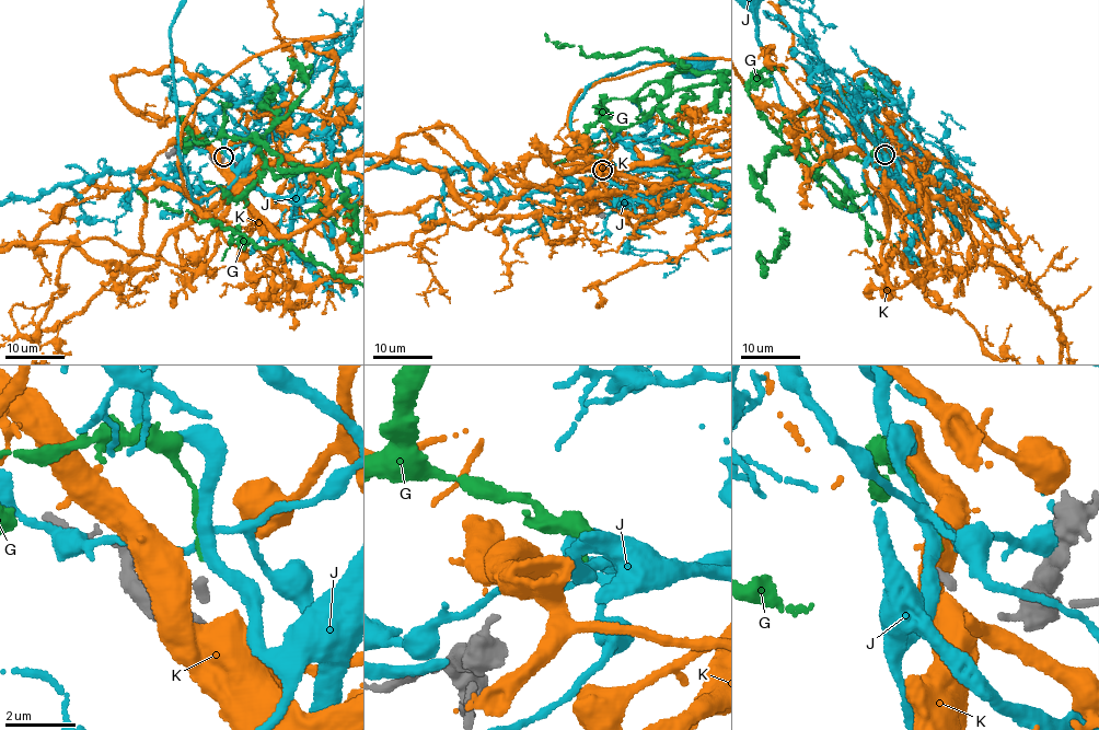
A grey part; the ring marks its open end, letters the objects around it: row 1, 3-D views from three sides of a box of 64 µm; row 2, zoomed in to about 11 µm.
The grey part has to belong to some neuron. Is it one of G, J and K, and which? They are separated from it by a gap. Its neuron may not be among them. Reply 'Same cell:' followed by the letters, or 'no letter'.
Same cell: G

